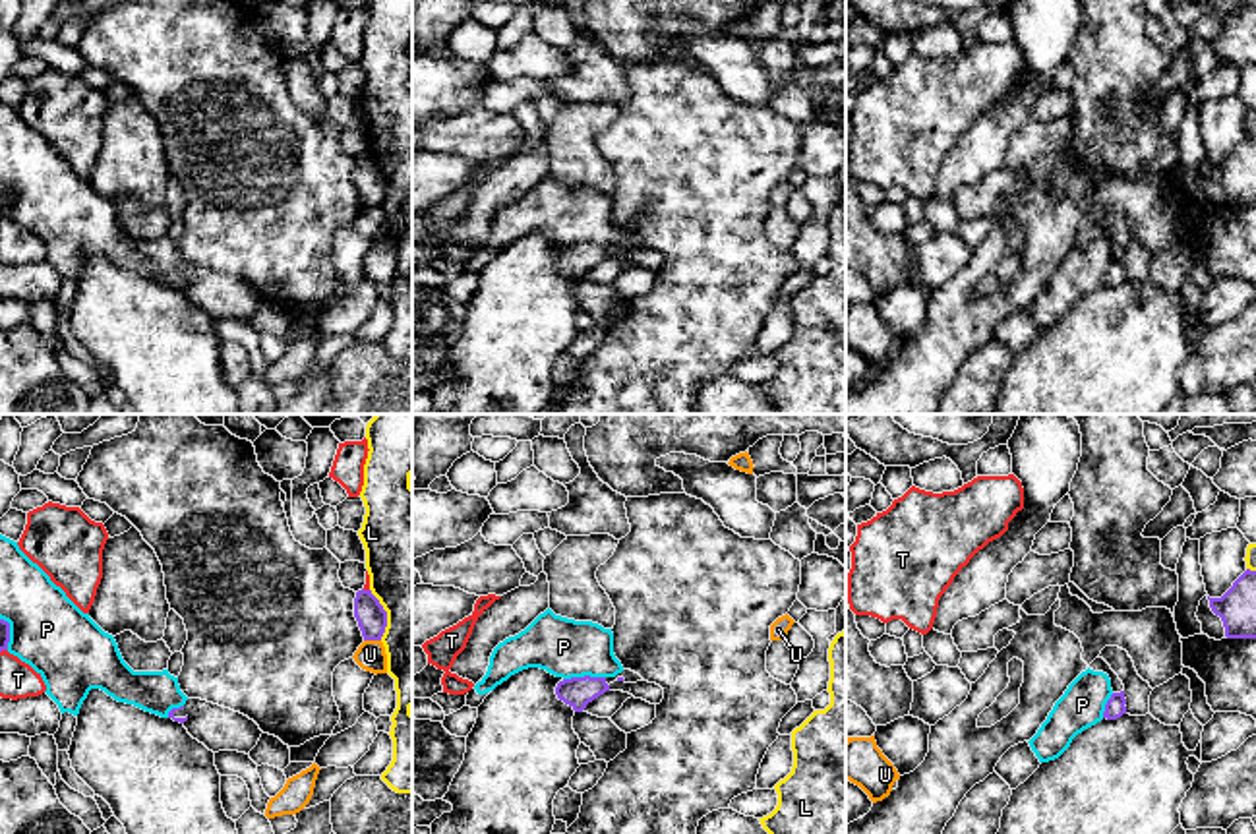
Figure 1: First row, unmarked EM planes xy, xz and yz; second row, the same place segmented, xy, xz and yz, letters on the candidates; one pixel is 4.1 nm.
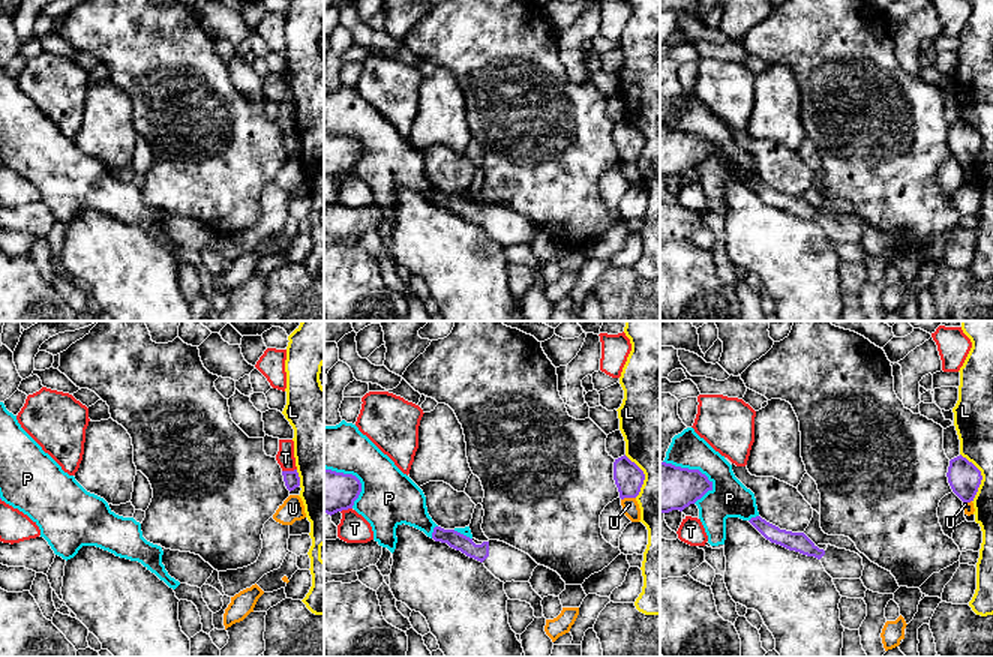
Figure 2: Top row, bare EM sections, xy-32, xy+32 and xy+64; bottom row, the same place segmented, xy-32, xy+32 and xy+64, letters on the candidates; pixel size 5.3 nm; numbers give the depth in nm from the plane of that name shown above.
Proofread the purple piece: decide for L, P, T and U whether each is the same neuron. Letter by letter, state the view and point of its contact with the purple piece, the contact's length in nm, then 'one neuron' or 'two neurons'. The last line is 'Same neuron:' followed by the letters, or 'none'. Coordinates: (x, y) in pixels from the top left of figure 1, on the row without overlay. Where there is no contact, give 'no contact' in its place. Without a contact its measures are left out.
L: xy (386, 180) | 220 nm | two neurons
P: xz (585, 242) | 180 nm | two neurons
T: xy (2, 215) | 40 nm | two neurons
U: xy (372, 206) | 70 nm | two neurons
Same neuron: none

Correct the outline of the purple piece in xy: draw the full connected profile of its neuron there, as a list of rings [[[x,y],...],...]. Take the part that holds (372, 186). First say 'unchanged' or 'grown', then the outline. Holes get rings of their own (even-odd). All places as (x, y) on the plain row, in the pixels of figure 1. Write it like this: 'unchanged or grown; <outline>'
unchanged; [[[358,157],[354,164],[354,184],[364,207],[381,207],[387,194],[387,178],[372,157]]]

